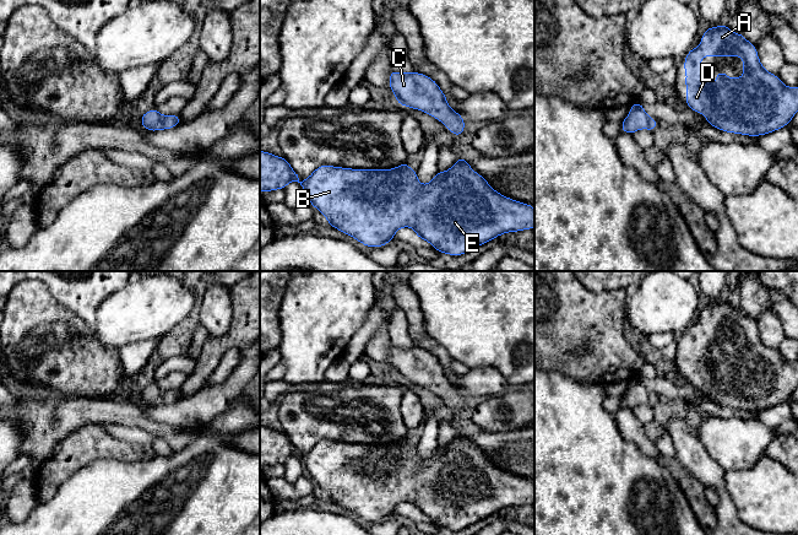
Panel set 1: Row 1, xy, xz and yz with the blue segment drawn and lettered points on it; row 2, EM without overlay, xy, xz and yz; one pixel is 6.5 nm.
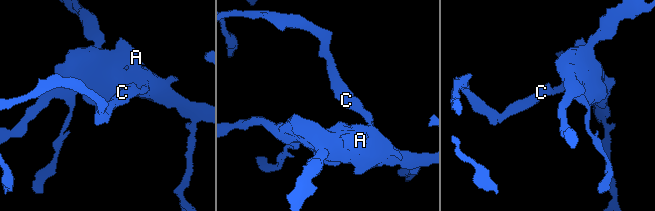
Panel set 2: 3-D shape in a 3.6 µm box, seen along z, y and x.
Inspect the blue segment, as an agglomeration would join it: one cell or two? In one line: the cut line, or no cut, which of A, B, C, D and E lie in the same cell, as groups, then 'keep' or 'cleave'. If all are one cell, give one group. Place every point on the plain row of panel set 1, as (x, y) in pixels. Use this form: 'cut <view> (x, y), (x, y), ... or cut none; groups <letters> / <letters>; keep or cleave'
cut none; groups A B C D E; keep

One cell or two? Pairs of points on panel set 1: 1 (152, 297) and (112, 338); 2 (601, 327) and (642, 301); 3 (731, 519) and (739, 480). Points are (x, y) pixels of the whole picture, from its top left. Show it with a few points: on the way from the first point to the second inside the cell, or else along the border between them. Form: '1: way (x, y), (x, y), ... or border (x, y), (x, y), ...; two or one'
1: way (142, 307), (121, 328); one
2: border (630, 292), (626, 300), (624, 319); two
3: border (722, 477), (725, 488), (738, 517), (743, 522); two

